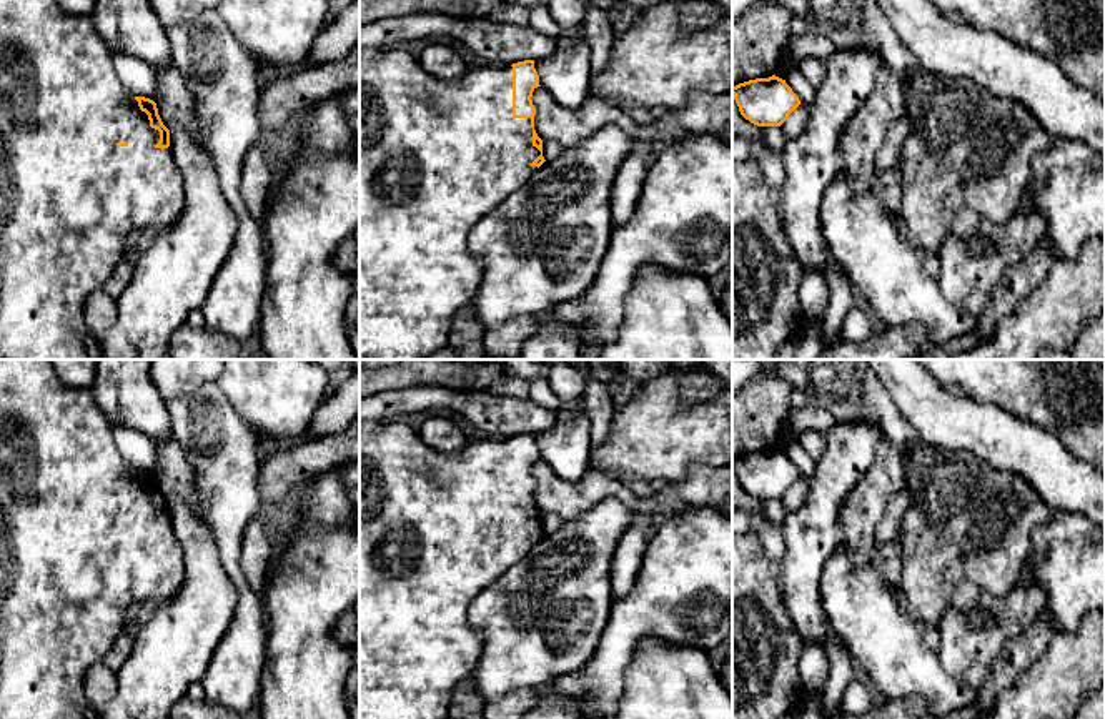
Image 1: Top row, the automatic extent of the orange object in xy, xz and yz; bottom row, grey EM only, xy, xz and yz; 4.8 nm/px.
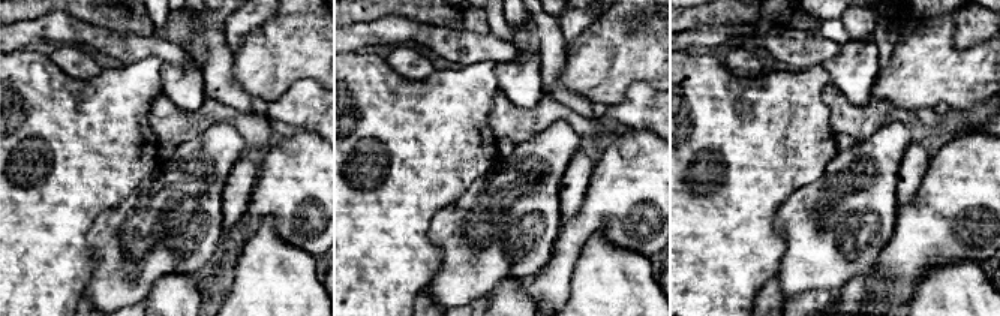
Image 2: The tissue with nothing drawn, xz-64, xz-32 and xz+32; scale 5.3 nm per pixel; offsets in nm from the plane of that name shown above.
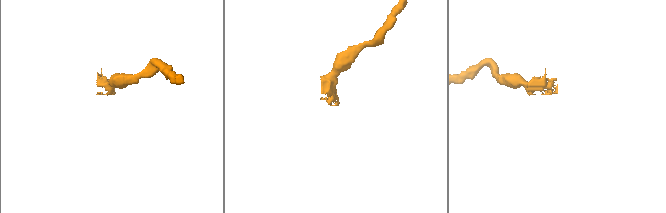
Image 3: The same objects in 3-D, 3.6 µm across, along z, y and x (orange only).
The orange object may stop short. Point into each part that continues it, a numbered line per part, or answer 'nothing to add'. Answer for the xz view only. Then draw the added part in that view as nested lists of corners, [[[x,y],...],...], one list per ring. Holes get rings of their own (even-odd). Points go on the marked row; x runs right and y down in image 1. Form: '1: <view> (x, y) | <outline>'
1: xz (436, 157) | [[[361,48],[359,50],[359,360],[426,360],[449,343],[449,330],[453,318],[471,301],[478,293],[484,265],[479,258],[473,256],[468,248],[468,238],[471,230],[478,221],[488,216],[494,208],[498,208],[506,198],[521,191],[528,186],[538,166],[531,163],[541,155],[541,151],[533,145],[533,128],[531,118],[514,118],[513,117],[513,67],[483,67],[469,68],[466,73],[456,78],[443,80],[428,73],[419,60],[404,50],[388,50],[388,48]]]

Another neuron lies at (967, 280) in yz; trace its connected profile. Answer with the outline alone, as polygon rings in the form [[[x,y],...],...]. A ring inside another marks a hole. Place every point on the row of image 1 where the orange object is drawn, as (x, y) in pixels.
[[[1015,211],[1005,223],[984,220],[980,235],[997,245],[974,255],[967,245],[950,236],[939,250],[939,290],[947,301],[974,318],[989,306],[1003,273],[1028,256],[1043,238],[1045,221],[1038,213]]]

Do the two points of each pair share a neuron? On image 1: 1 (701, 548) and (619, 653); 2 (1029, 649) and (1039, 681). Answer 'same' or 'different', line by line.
1: same
2: different

